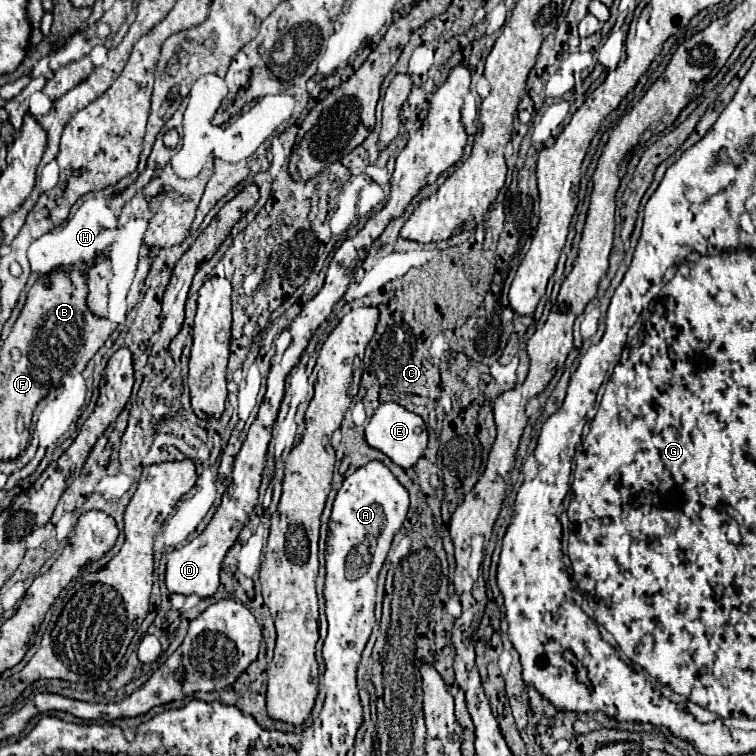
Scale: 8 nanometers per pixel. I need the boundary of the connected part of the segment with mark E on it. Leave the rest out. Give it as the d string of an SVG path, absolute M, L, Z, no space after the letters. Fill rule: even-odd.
M387 402L375 410L369 426L365 428L365 440L371 448L377 448L385 456L389 456L393 464L407 470L415 466L415 462L423 456L427 448L427 426L419 414L403 408L397 402Z

